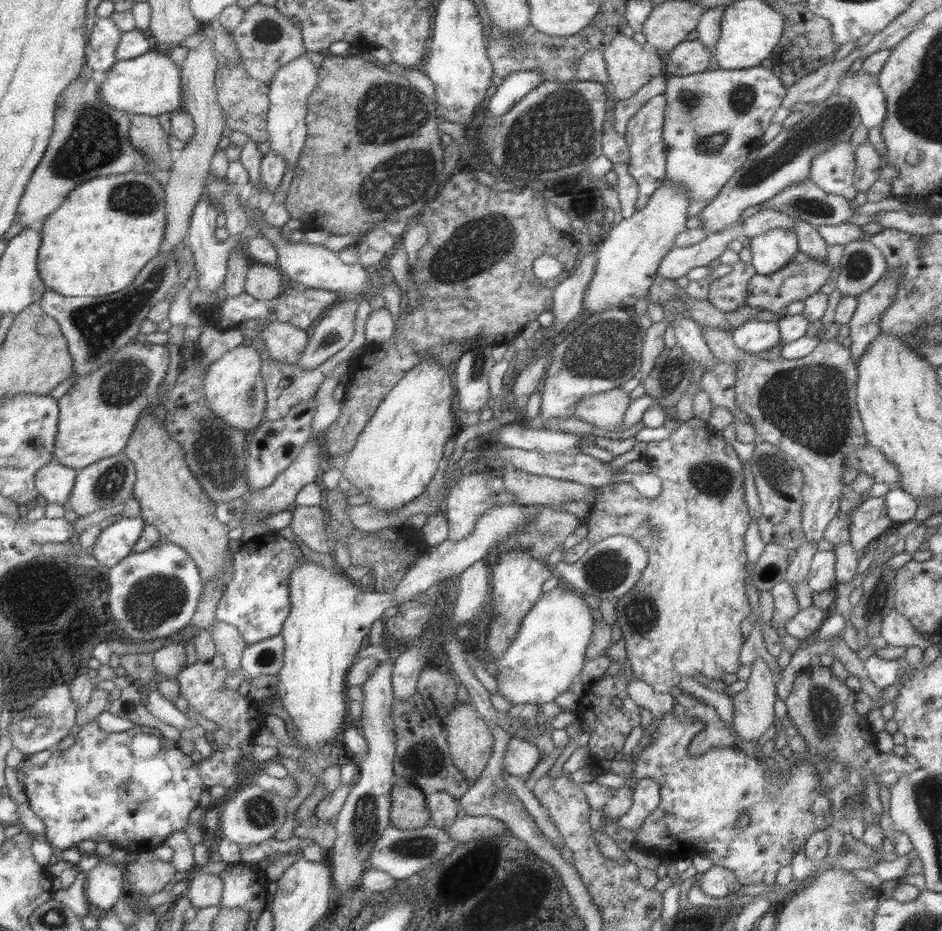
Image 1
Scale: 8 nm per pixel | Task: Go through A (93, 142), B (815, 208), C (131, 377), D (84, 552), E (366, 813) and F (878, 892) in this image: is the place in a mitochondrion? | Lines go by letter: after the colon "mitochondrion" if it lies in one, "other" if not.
A: mitochondrion
B: mitochondrion
C: mitochondrion
D: other
E: mitochondrion
F: other

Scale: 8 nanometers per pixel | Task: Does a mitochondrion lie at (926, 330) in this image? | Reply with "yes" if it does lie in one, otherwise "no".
yes

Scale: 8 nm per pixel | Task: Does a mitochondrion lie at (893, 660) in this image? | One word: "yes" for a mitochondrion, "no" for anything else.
no

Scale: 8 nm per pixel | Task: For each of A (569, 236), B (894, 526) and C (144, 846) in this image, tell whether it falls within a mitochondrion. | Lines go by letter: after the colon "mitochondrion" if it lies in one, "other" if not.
A: other
B: other
C: other

